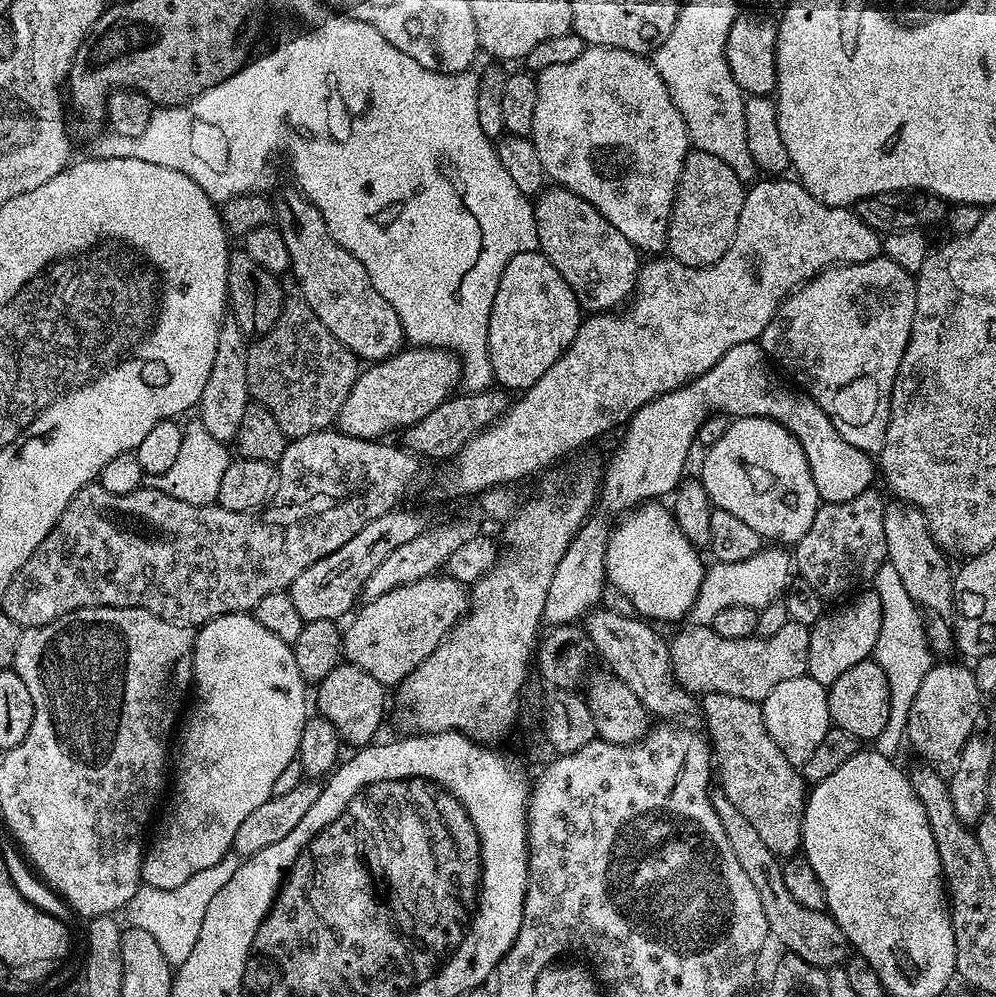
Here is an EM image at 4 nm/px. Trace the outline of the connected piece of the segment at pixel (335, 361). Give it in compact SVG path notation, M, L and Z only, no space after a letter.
M303 298L289 299L285 303L282 314L278 318L278 322L274 322L272 329L264 336L257 336L248 345L248 353L246 354L246 382L248 383L248 395L253 401L262 406L266 406L266 410L270 410L270 414L274 414L274 422L278 422L278 426L282 426L284 435L289 438L305 436L306 434L314 434L315 432L323 432L331 429L337 423L340 411L342 410L342 402L346 402L346 394L350 394L350 390L354 386L357 376L362 371L361 361L346 346L342 346L342 342L338 342L338 338L334 338L334 334L330 334L330 330L326 330L326 326L322 326L322 322L314 314L314 310L310 310L310 306Z

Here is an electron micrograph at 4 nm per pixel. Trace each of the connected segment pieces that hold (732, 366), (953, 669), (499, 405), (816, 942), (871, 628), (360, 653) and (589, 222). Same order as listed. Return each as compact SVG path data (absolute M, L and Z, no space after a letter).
M759 343L739 344L734 350L726 350L706 374L646 402L646 406L631 416L604 476L602 472L598 507L584 521L566 548L566 554L562 554L562 562L558 562L554 570L550 594L546 594L545 625L583 621L603 601L606 587L604 559L610 535L608 516L619 517L633 511L641 502L656 502L664 498L660 496L671 497L680 481L685 479L688 451L694 448L698 430L708 416L716 413L729 418L757 416L777 420L786 426L806 454L814 486L823 503L845 504L873 487L872 479L878 476L873 457L858 450L858 446L850 446L850 442L834 430L834 422L826 418L822 406L791 383L783 384L772 373L771 367L773 365Z
M933 663L910 708L907 728L907 743L912 743L914 751L928 762L936 760L955 761L966 746L967 739L977 731L980 720L980 700L978 682L974 682L971 667L964 664Z
M496 386L486 388L483 392L465 391L464 396L460 395L449 396L447 400L434 406L434 410L430 410L430 414L426 414L426 418L403 429L403 447L416 453L425 461L451 461L460 453L462 446L466 446L466 442L473 440L479 432L487 432L507 412L510 403L509 393Z
M719 790L711 793L712 805L718 814L718 822L722 822L722 830L726 830L726 838L738 858L742 870L750 877L750 883L761 899L762 910L765 911L769 935L778 940L791 955L805 959L810 965L818 966L825 970L831 970L843 965L850 956L848 939L842 933L841 927L827 911L810 910L791 897L787 889L781 861L775 852L762 842L758 830L745 818L742 810L726 798L726 794Z
M868 590L861 596L855 596L837 603L840 604L837 608L829 607L824 615L818 618L818 622L810 625L808 630L810 658L806 675L826 686L838 682L838 678L842 678L842 674L846 674L850 666L858 666L858 662L869 659L878 642L883 616L879 594L874 590Z
M433 574L364 603L347 621L348 628L346 624L343 629L343 659L366 670L370 678L378 678L380 684L398 686L438 650L440 643L452 633L453 626L467 614L470 592L447 574Z
M548 186L535 197L534 218L539 251L550 258L554 270L566 278L585 313L619 309L635 292L636 276L642 267L642 260L636 257L639 256L638 250L628 241L626 234L614 230L614 226L610 226L594 206L590 206L590 202L565 188Z

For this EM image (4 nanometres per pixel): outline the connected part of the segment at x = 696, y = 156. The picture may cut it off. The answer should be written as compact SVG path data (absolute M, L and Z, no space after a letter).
M689 151L668 219L667 255L691 268L705 268L718 262L718 258L730 250L730 242L734 242L745 191L745 181L740 180L738 174L734 174L734 170L722 162L722 158Z

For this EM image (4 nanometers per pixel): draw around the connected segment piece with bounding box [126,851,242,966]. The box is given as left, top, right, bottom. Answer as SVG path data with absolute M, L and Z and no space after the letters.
M231 851L218 858L214 866L209 866L207 870L198 870L194 878L186 878L182 886L174 886L174 890L141 886L128 903L127 923L138 930L146 930L146 934L152 935L154 942L158 942L166 962L179 966L186 962L186 958L190 958L191 952L194 951L194 942L198 942L198 930L202 930L202 918L206 918L206 910L214 899L214 894L218 894L218 890L222 890L222 886L230 882L230 877L234 870L238 870L240 863L241 857Z

